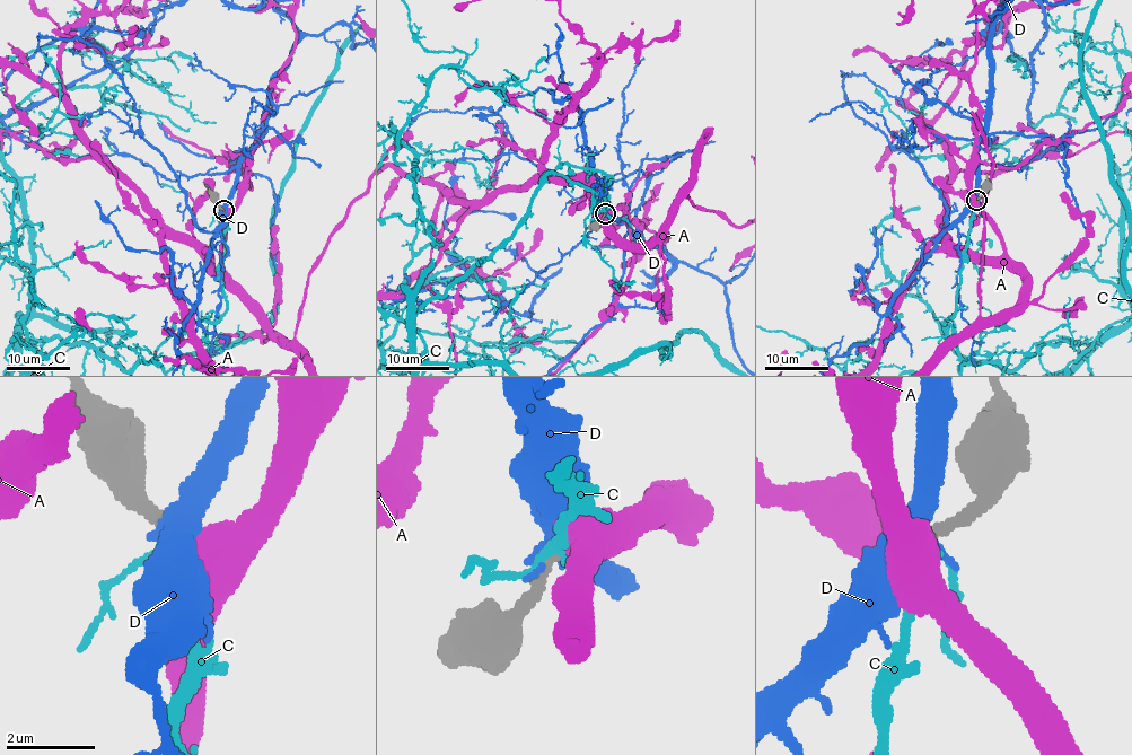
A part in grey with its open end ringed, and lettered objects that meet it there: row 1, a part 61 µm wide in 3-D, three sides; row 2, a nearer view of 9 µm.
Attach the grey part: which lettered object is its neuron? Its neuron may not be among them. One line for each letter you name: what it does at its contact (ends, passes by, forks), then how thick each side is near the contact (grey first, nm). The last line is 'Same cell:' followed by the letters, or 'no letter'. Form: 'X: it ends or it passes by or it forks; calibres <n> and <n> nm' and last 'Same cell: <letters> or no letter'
A: it ends; calibres 280 and 650 nm
Same cell: A

